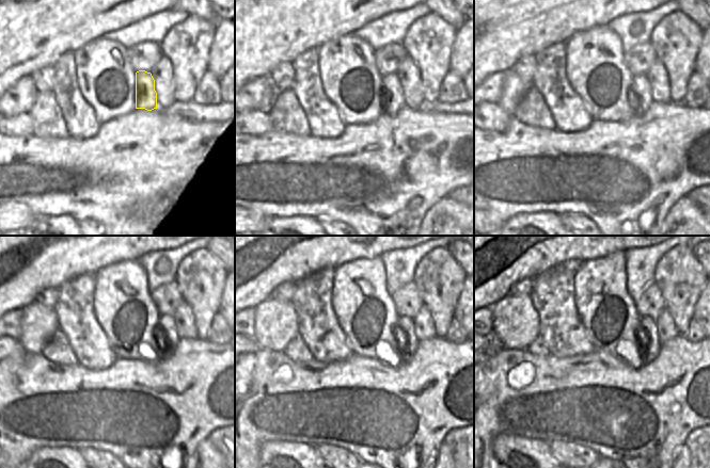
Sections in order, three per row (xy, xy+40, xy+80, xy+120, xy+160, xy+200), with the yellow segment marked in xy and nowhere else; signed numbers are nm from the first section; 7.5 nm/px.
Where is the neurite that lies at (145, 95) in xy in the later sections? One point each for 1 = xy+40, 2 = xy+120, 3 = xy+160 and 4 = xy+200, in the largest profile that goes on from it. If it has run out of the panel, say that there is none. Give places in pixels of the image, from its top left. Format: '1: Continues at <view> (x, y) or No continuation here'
1: Continues at xy+40 (392, 100)
2: Continues at xy+120 (168, 338)
3: Continues at xy+160 (408, 340)
4: Continues at xy+200 (647, 325)

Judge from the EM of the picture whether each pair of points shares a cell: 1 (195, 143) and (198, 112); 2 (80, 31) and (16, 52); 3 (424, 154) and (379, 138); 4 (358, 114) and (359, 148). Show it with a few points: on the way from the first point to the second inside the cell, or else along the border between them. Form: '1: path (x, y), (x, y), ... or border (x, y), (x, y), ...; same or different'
1: border (172, 114), (190, 120), (221, 119); different
2: path (64, 31), (40, 31), (32, 36); same
3: path (413, 154), (395, 154), (390, 148); same
4: border (381, 114), (366, 123), (348, 123), (345, 126); different

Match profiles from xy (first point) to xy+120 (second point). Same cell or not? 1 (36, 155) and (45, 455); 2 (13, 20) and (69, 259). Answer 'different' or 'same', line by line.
1: different
2: same

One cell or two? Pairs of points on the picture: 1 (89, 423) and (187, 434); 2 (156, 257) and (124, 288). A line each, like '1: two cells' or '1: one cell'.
1: one cell
2: two cells

